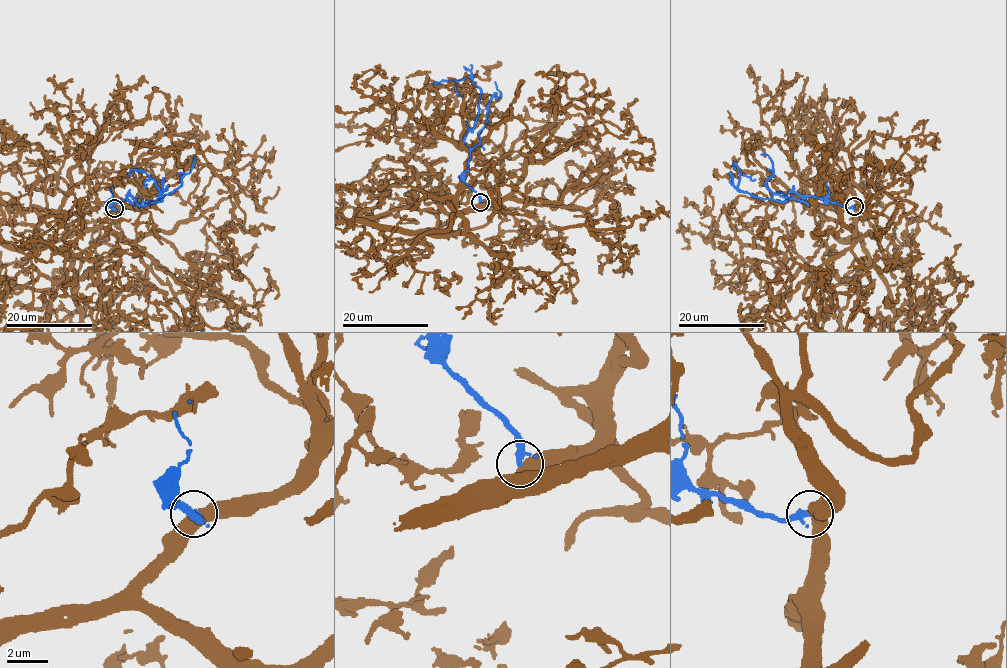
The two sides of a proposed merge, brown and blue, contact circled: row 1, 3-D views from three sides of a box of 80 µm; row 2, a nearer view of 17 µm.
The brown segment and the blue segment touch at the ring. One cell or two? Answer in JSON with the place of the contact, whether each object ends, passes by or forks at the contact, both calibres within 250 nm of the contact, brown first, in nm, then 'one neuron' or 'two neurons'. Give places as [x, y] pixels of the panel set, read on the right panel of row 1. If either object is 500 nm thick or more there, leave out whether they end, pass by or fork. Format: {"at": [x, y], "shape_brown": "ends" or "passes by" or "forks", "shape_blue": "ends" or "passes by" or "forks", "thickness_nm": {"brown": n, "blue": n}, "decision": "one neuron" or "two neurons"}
{"at": [854, 206], "thickness_nm": {"brown": 500, "blue": 280}, "decision": "two neurons"}

